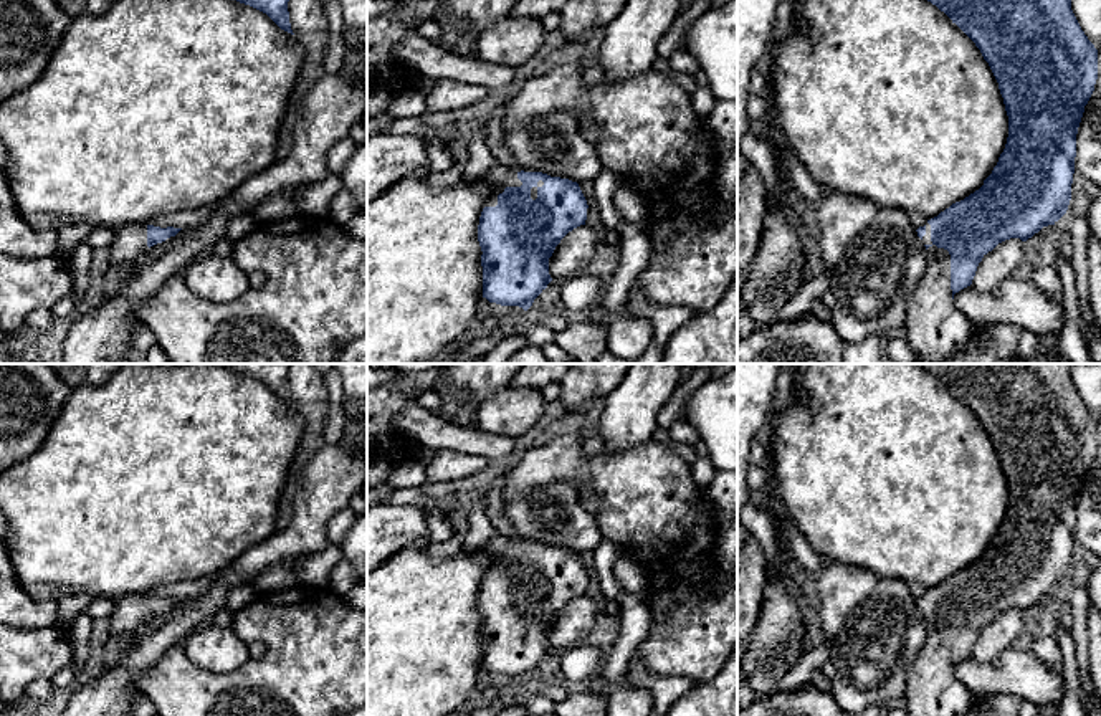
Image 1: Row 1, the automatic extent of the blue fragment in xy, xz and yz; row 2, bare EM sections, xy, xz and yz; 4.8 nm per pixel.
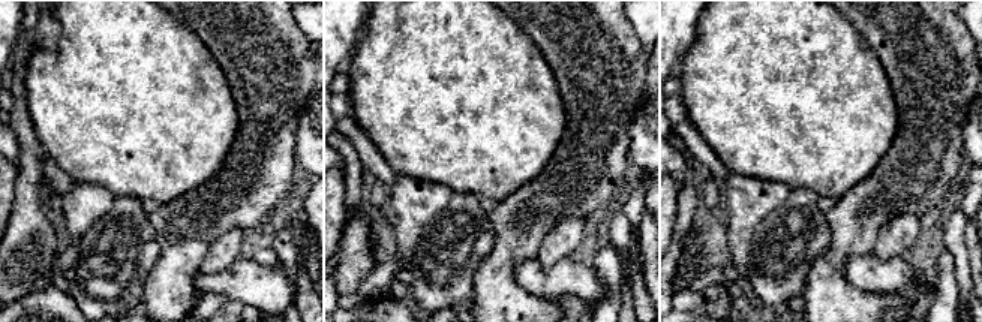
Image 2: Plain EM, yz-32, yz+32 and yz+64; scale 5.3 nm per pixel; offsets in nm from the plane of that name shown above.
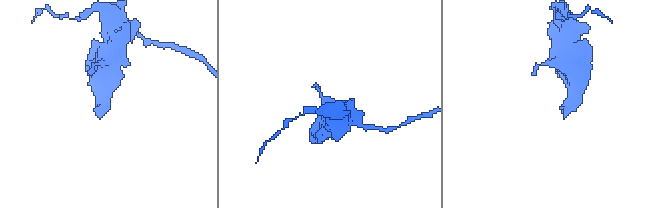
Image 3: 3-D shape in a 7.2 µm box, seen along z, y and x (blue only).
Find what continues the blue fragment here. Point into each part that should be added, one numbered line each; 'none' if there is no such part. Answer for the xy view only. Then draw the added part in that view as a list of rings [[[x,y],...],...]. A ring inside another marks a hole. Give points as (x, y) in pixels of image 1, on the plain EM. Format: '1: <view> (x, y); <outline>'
1: xy (131, 610); [[[131,594],[116,600],[109,615],[109,635],[132,637],[147,622],[147,595]]]

